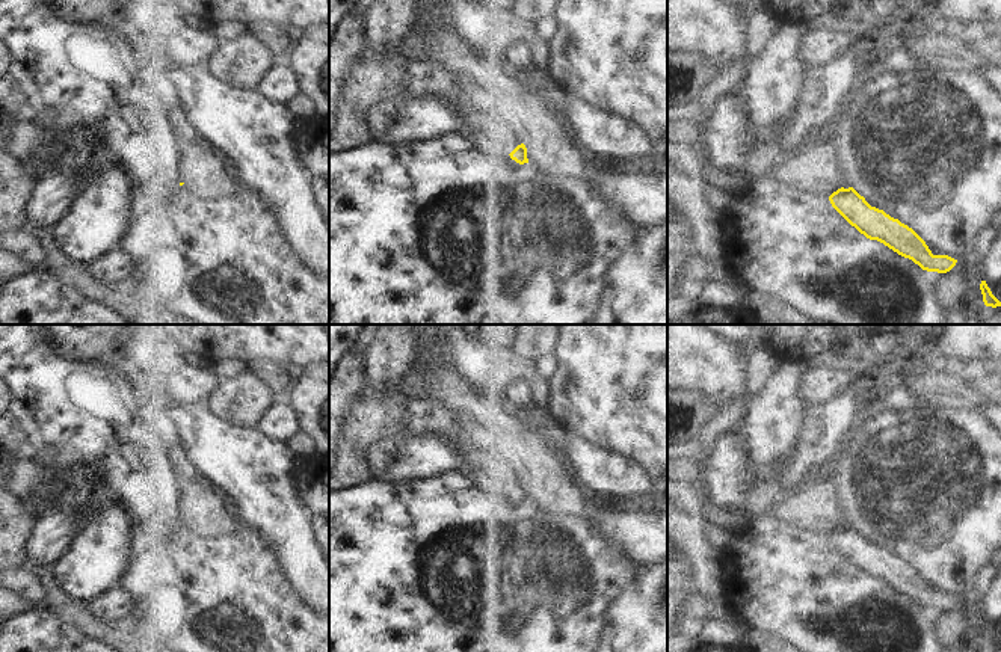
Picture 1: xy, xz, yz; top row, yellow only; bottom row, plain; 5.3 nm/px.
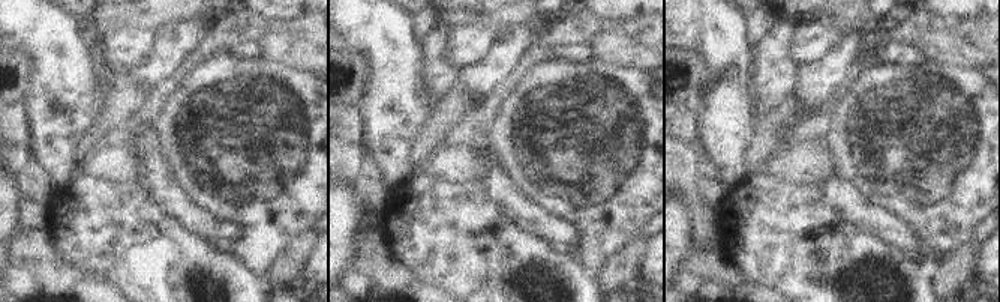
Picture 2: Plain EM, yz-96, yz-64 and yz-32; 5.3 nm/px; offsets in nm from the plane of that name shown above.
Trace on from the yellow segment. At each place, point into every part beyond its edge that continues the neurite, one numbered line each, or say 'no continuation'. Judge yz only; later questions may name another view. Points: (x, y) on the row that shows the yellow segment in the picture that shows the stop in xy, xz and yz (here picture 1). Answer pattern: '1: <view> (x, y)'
no continuation

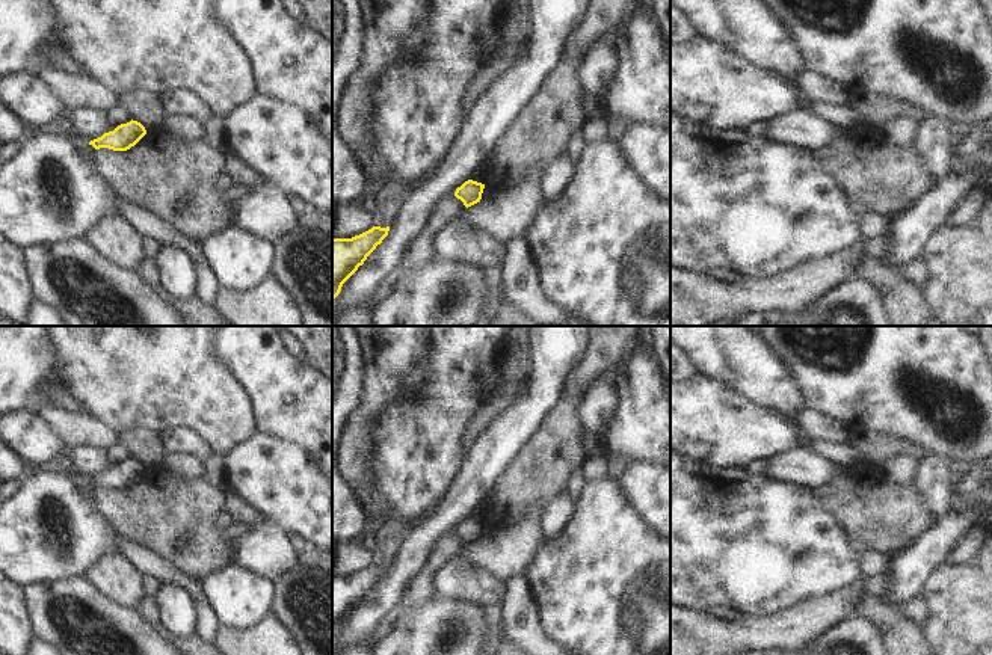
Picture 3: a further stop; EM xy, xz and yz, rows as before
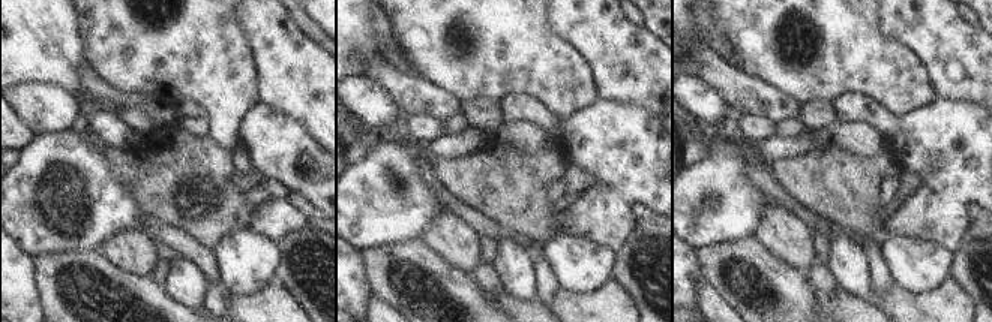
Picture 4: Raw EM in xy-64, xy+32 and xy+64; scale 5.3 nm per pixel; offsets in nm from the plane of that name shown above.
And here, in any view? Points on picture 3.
no continuation

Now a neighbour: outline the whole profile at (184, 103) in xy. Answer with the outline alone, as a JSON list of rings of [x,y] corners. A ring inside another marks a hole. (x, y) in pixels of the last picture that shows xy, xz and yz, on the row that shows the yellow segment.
[[[181,91],[163,97],[169,116],[195,116],[207,121],[211,116],[210,109],[198,98],[198,95]]]

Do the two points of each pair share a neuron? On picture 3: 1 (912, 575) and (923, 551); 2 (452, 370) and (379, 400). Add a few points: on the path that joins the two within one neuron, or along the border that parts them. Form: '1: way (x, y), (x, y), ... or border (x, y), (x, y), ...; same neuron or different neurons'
1: way (912, 569), (921, 557); same neuron
2: border (434, 346), (425, 387), (415, 400), (402, 406); different neurons

